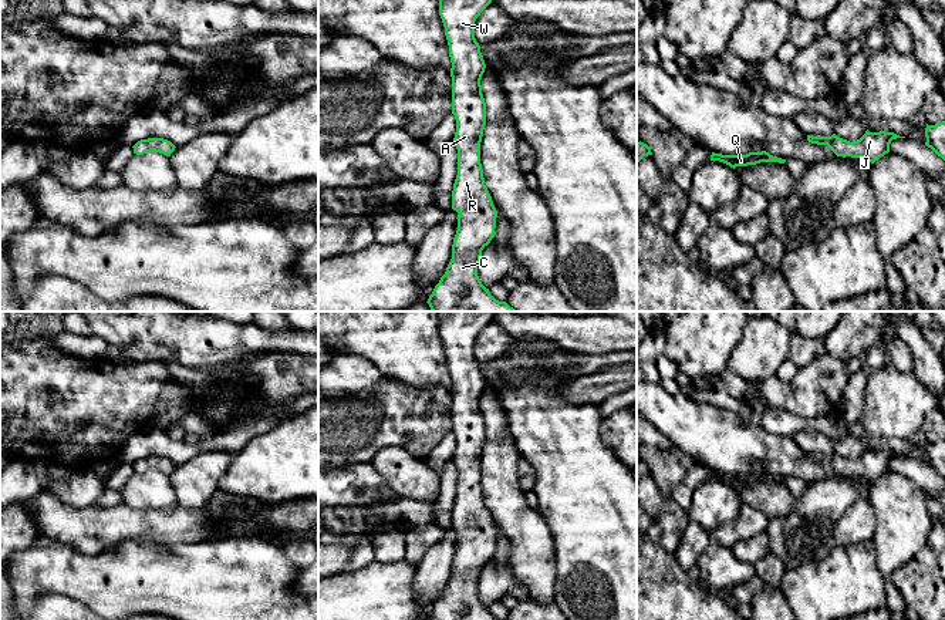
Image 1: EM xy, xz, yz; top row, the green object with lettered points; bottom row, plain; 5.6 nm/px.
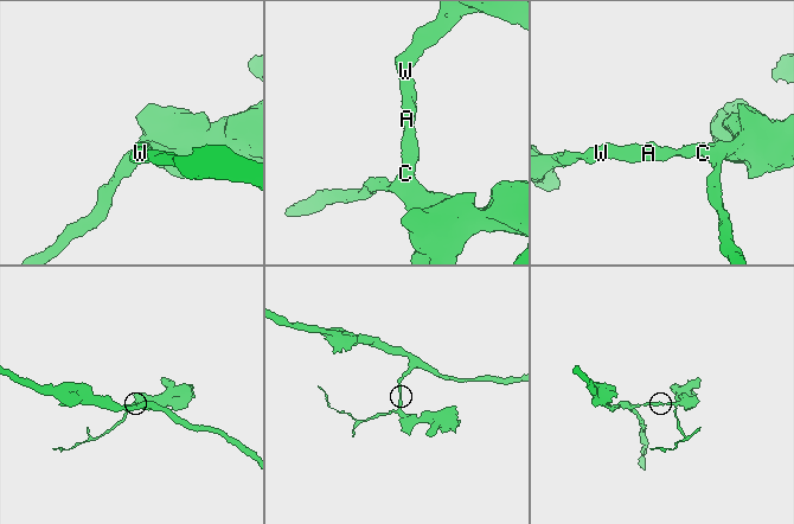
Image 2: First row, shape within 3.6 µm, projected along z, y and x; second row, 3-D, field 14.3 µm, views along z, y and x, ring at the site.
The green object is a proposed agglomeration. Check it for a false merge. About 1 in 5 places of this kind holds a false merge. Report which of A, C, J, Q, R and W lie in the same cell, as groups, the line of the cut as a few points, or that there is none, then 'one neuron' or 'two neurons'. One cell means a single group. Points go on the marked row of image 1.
groups A C J Q R W; cut none; one neuron

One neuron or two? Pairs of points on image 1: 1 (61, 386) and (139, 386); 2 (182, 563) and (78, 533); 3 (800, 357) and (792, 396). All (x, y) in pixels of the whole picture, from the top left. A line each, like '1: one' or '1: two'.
1: one
2: two
3: two

